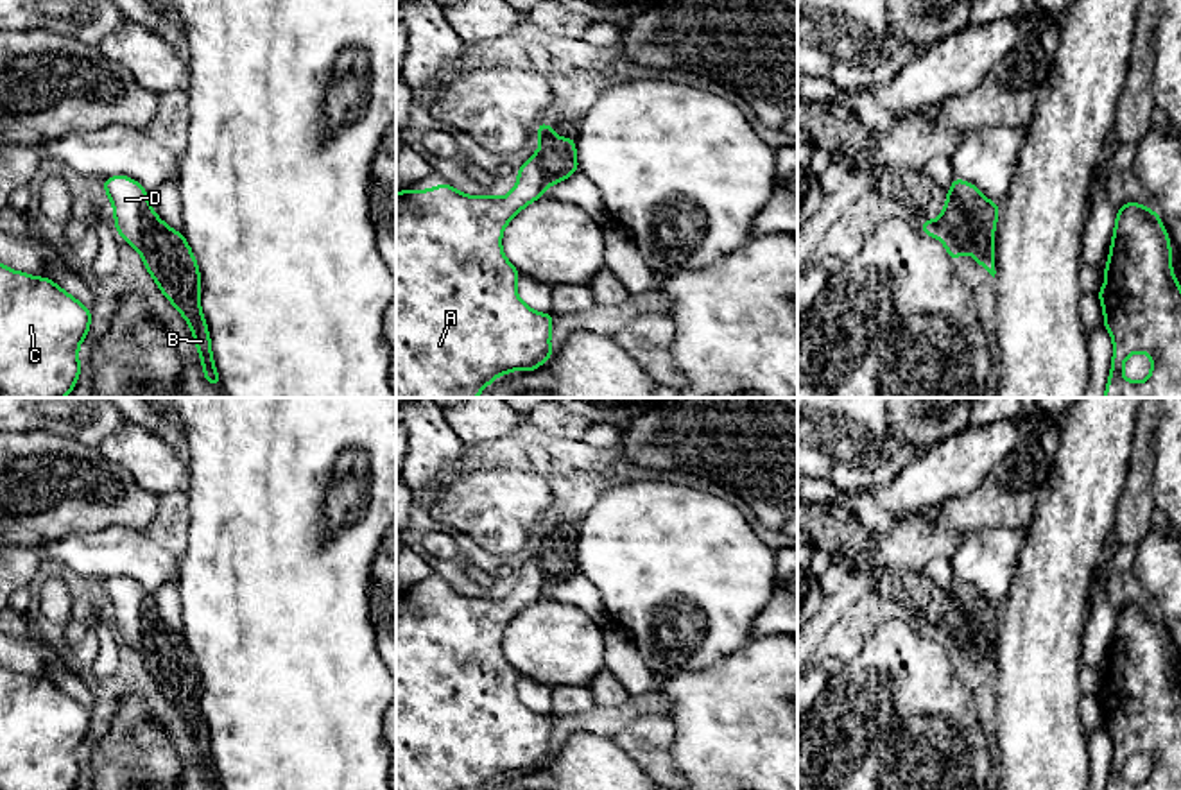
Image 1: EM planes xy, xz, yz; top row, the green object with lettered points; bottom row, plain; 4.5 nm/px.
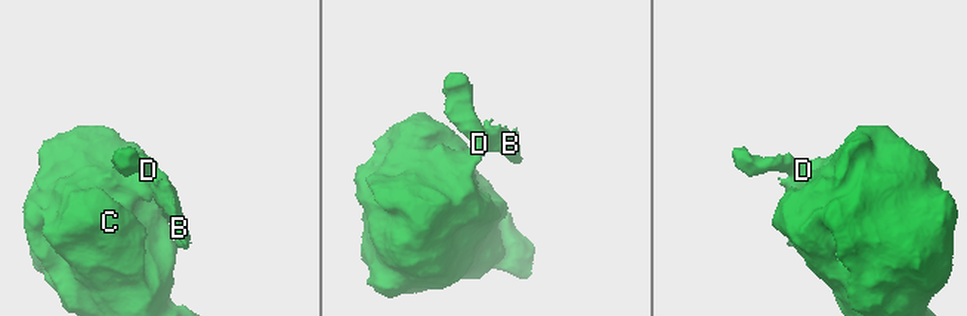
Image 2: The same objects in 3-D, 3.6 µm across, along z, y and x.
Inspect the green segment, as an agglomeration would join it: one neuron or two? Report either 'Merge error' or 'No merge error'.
Merge error

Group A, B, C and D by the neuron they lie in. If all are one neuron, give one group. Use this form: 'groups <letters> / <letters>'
groups A C D / B

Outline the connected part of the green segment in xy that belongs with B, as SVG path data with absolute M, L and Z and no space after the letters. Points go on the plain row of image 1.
M151 605L143 611L142 640L133 647L163 697L190 726L203 776L208 785L220 788L211 756L208 726L201 711L201 674L186 640L165 625Z

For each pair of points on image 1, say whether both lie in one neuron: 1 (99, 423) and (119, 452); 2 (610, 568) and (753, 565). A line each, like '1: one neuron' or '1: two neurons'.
1: two neurons
2: one neuron

